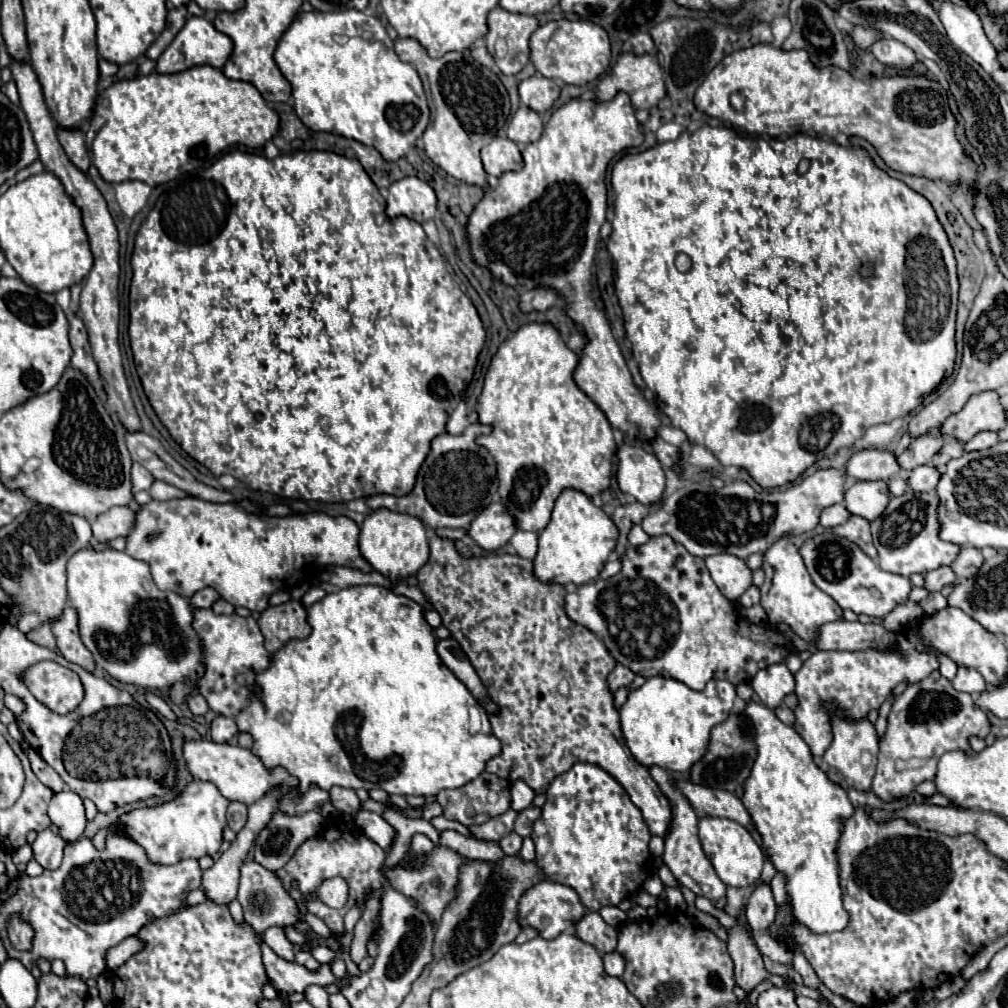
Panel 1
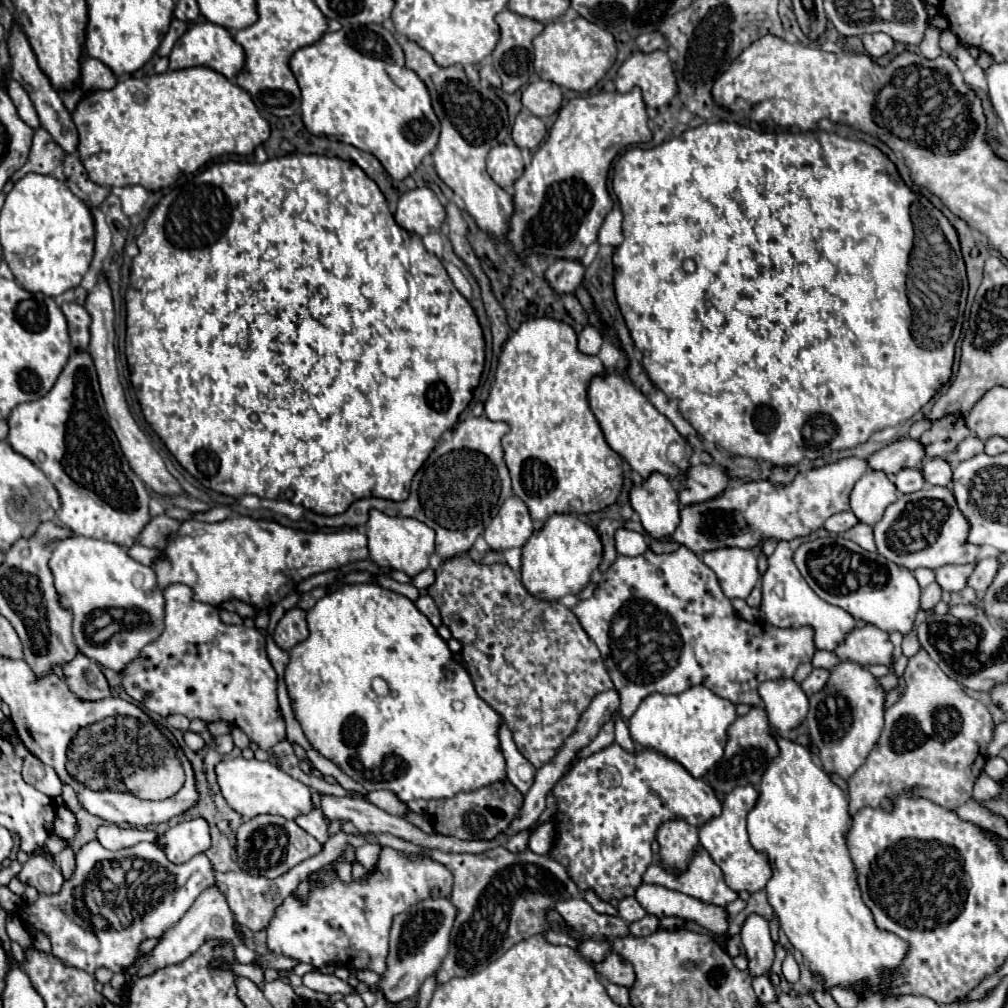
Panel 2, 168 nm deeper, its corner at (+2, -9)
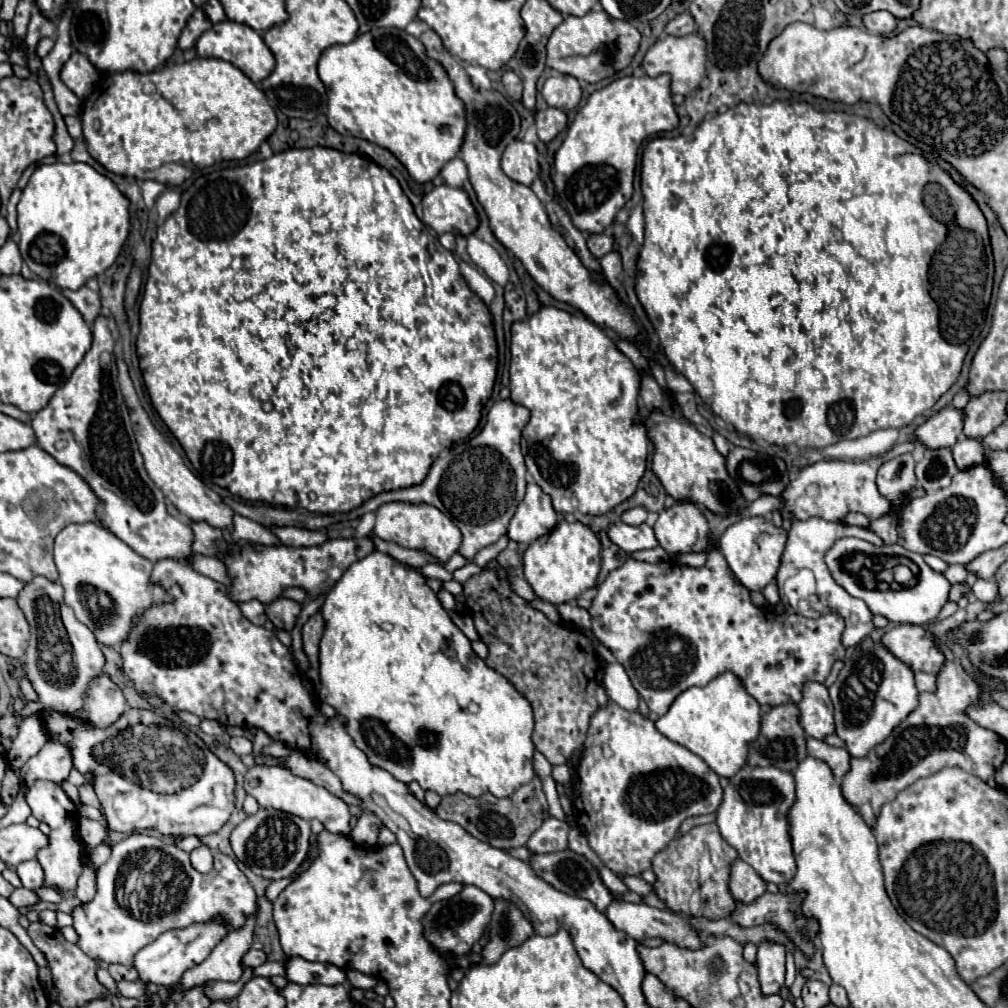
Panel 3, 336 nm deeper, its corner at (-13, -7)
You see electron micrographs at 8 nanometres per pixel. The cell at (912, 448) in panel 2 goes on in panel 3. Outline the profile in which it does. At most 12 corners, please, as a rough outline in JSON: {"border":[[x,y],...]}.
{"border":[[942,409],[914,433],[928,449],[952,447],[962,433],[962,411]]}

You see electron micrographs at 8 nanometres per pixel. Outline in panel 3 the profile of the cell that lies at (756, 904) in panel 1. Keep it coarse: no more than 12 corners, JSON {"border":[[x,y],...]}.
{"border":[[764,939],[758,945],[762,993],[782,993],[786,947]]}

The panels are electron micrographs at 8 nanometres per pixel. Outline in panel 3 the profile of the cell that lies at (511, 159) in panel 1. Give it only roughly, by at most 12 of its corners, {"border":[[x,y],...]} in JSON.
{"border":[[512,141],[502,171],[530,185],[540,173],[536,145]]}

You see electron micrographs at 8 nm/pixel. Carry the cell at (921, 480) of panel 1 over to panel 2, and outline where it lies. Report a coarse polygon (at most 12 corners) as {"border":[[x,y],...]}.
{"border":[[941,457],[923,463],[925,481],[949,487],[951,465]]}

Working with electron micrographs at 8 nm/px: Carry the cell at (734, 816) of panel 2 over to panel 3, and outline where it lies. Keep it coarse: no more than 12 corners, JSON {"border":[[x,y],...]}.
{"border":[[742,767],[716,825],[766,883],[796,873],[792,773]]}

